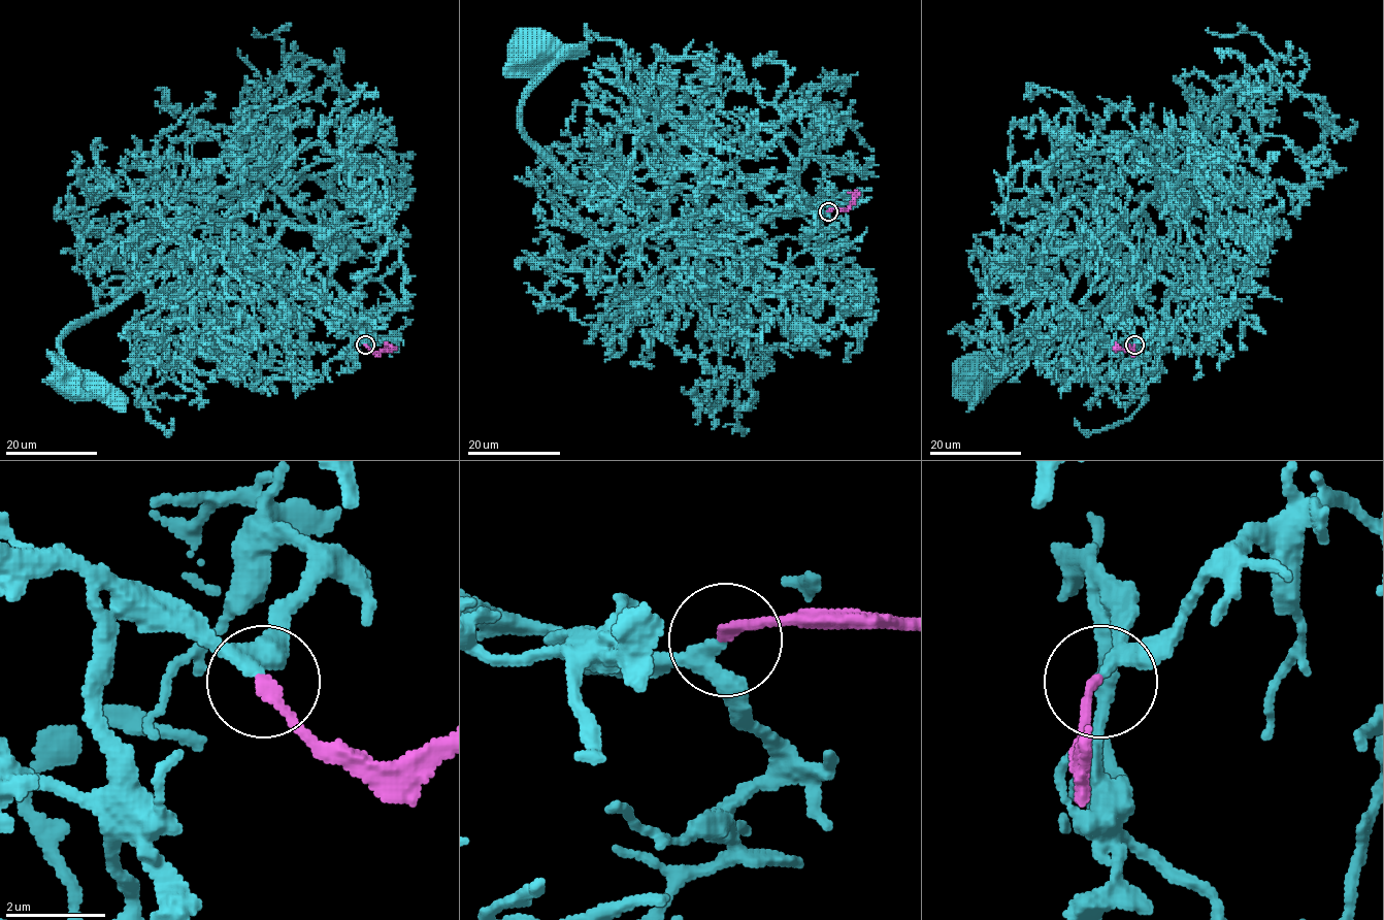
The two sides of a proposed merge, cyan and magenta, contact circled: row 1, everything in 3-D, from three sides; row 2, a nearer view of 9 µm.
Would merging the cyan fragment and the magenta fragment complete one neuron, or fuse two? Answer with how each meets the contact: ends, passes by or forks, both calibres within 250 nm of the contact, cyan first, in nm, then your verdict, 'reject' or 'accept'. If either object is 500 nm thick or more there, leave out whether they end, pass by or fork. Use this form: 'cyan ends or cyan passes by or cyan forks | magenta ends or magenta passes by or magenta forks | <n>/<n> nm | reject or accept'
cyan passes by | magenta ends | 240/200 nm | accept

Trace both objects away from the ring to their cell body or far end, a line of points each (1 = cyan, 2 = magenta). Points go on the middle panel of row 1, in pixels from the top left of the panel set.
1: (829, 211), (578, 184), (523, 131), (521, 53)
2: (829, 211), (849, 208), (855, 195), (848, 192)

